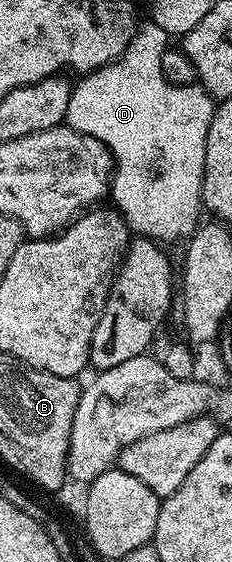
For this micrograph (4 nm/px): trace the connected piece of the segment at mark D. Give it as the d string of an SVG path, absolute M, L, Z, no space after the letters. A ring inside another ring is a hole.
M142 23L137 28L138 33L132 43L117 61L83 76L79 80L82 82L71 88L65 124L78 133L83 133L85 137L91 137L106 145L110 156L114 158L113 204L131 230L138 237L146 237L155 243L182 243L198 228L198 212L203 212L204 209L204 155L208 143L208 127L214 118L216 101L201 84L173 85L167 77L162 76L160 59L164 59L164 51L172 41L171 34L166 33L164 27Z

